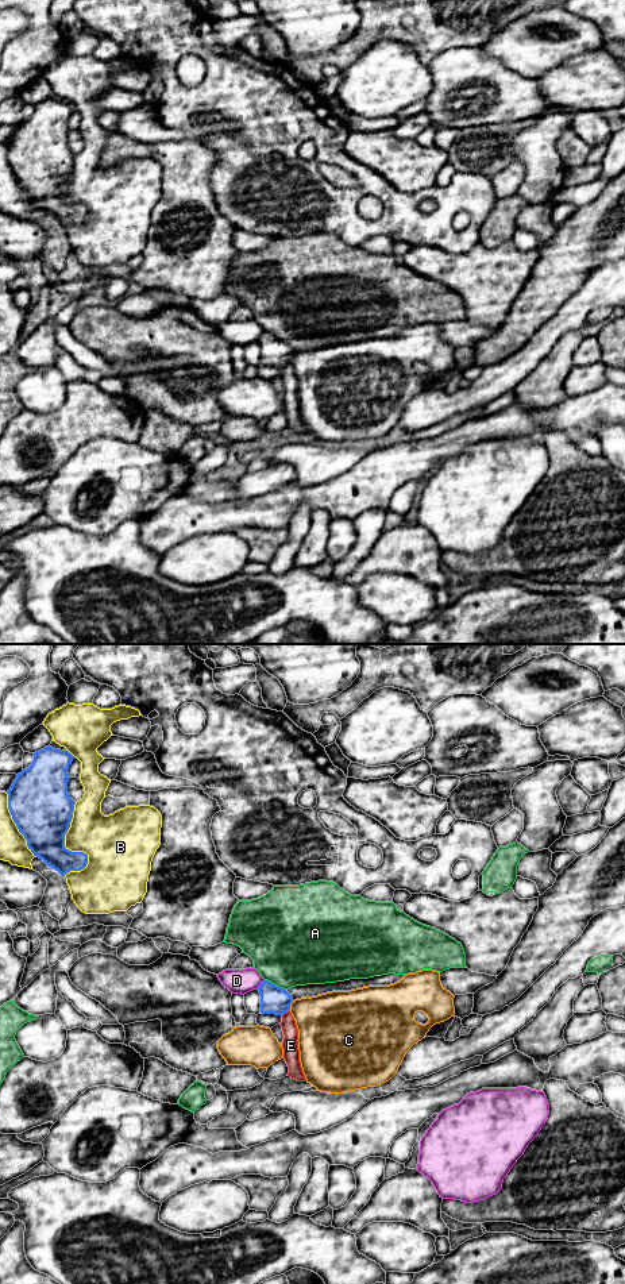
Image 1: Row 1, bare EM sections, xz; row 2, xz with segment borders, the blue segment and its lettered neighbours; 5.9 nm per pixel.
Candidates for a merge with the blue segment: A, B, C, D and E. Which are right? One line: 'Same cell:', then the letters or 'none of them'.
Same cell: none of them

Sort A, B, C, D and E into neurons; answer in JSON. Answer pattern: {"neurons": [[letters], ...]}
{"neurons": [["A"], ["B"], ["C"], ["D"], ["E"]]}

